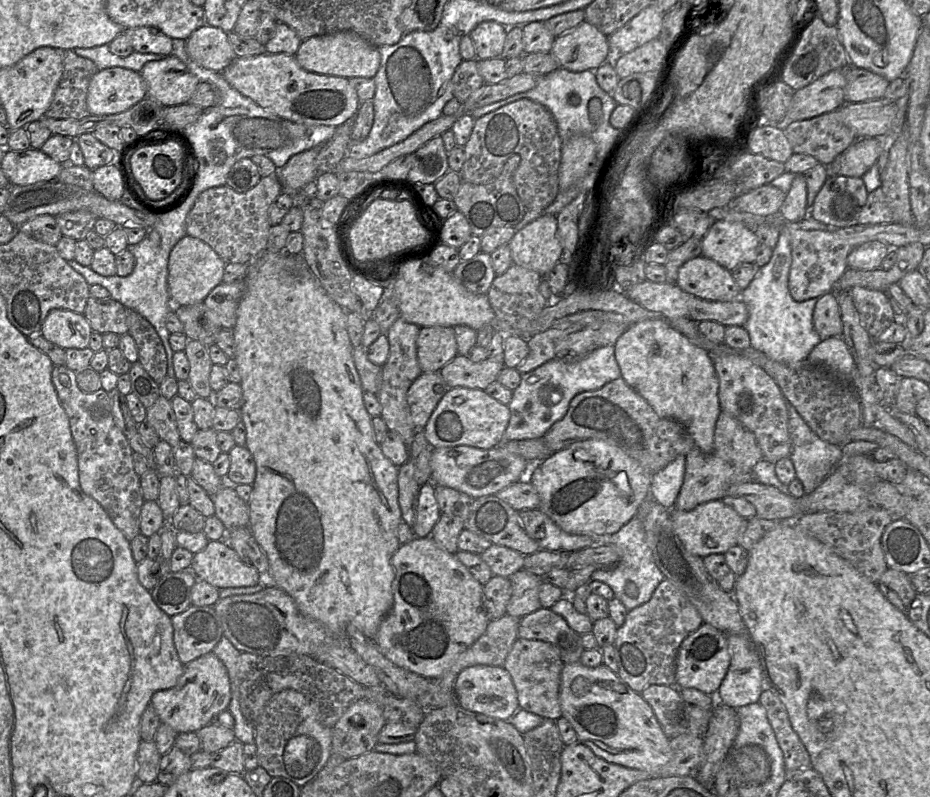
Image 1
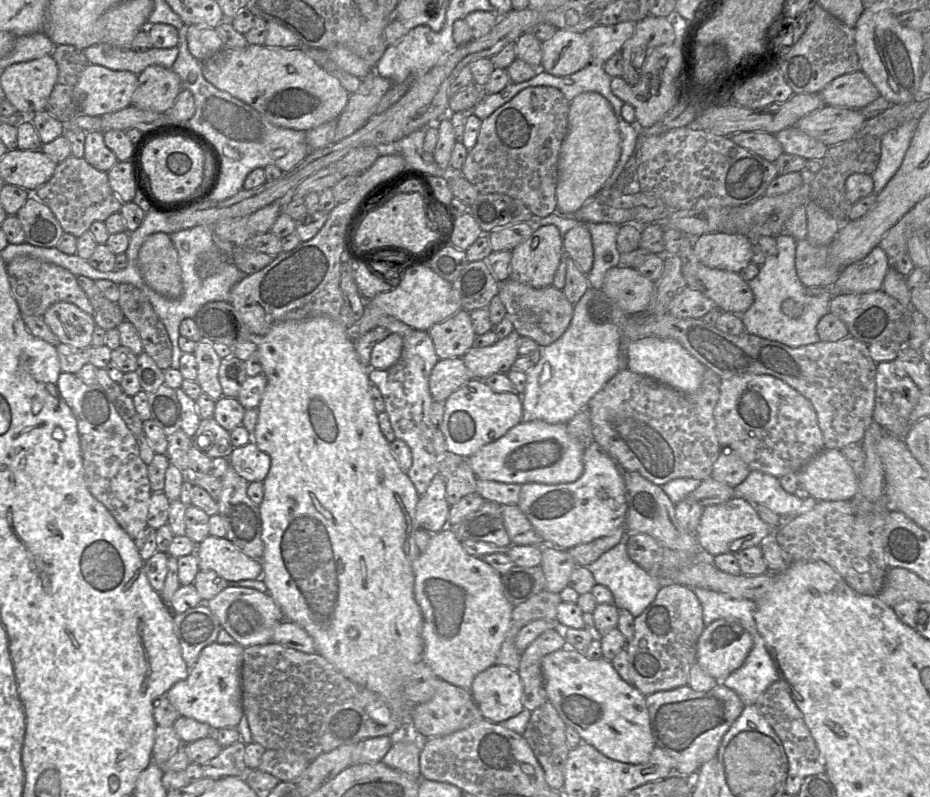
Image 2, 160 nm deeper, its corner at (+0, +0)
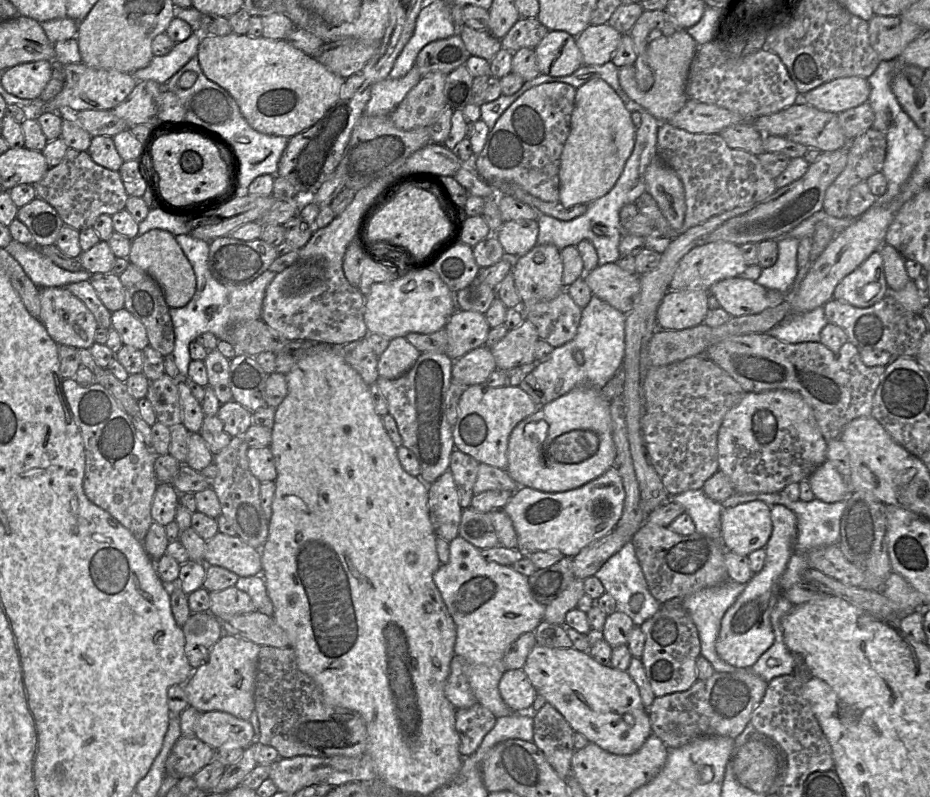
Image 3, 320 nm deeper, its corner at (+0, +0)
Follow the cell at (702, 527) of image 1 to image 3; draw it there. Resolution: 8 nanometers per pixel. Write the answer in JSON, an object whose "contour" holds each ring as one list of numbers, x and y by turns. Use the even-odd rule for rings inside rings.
{"contour":[[750,501,724,508,721,514,721,543,726,551,748,556,764,548,772,534,771,506]]}

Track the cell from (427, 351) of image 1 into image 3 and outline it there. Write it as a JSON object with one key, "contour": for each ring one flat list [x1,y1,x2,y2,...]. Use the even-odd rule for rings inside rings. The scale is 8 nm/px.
{"contour":[[456,309,445,326,445,354,455,361,471,350,483,346,490,329,484,314]]}

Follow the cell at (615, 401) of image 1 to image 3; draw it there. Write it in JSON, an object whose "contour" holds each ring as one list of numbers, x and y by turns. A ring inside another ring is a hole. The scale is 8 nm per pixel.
{"contour":[[705,356,689,357,681,362,675,362,667,366,650,367,644,382,645,415,642,419,642,433,649,460,660,477,665,489,670,496,680,494,688,490,703,489,704,483,719,471,718,464,718,433,726,414,736,407,745,397,746,391,726,371,720,368]]}

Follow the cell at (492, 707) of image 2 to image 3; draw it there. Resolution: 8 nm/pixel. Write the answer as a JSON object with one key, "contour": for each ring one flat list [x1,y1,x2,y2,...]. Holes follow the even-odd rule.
{"contour":[[523,669,506,670,499,681,503,701,513,712,530,712,537,691]]}

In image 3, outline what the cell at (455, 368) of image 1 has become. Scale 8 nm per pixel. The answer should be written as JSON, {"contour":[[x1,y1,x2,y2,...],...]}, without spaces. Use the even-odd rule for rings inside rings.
{"contour":[[528,320,508,331,498,343,490,347,496,370,508,371,535,362,534,347,539,339,536,327]]}

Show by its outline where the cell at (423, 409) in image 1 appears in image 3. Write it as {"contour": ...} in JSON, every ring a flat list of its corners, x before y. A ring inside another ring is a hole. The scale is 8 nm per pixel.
{"contour":[[481,346,454,361,452,379,466,386,482,384,496,369,496,362,490,348]]}

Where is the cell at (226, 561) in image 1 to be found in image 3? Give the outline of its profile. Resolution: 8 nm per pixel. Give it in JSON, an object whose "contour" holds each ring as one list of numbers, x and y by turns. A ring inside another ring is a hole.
{"contour":[[219,531,205,542,202,563,224,567,238,577,262,574,260,549,247,545,237,535,226,535]]}

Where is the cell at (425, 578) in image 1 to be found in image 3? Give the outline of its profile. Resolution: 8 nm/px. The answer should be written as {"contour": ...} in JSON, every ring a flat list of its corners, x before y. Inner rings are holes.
{"contour":[[458,535,449,542,449,551,449,561,439,567,433,580,456,626,454,653,469,663,469,683,477,702,488,708,496,718,511,716,515,712,503,701,498,688,506,671,503,664,504,655,520,635,536,630,544,619,546,606,532,596,528,576,515,571,511,566,487,561,477,547,461,536]]}

